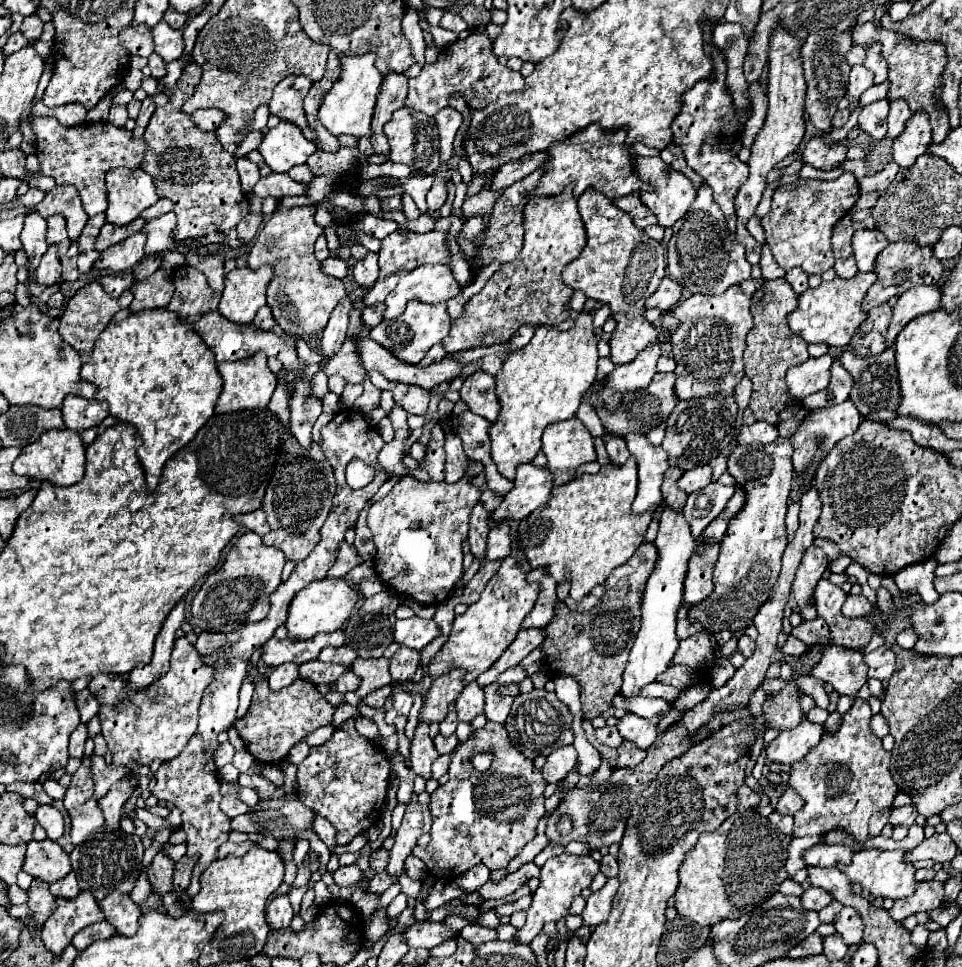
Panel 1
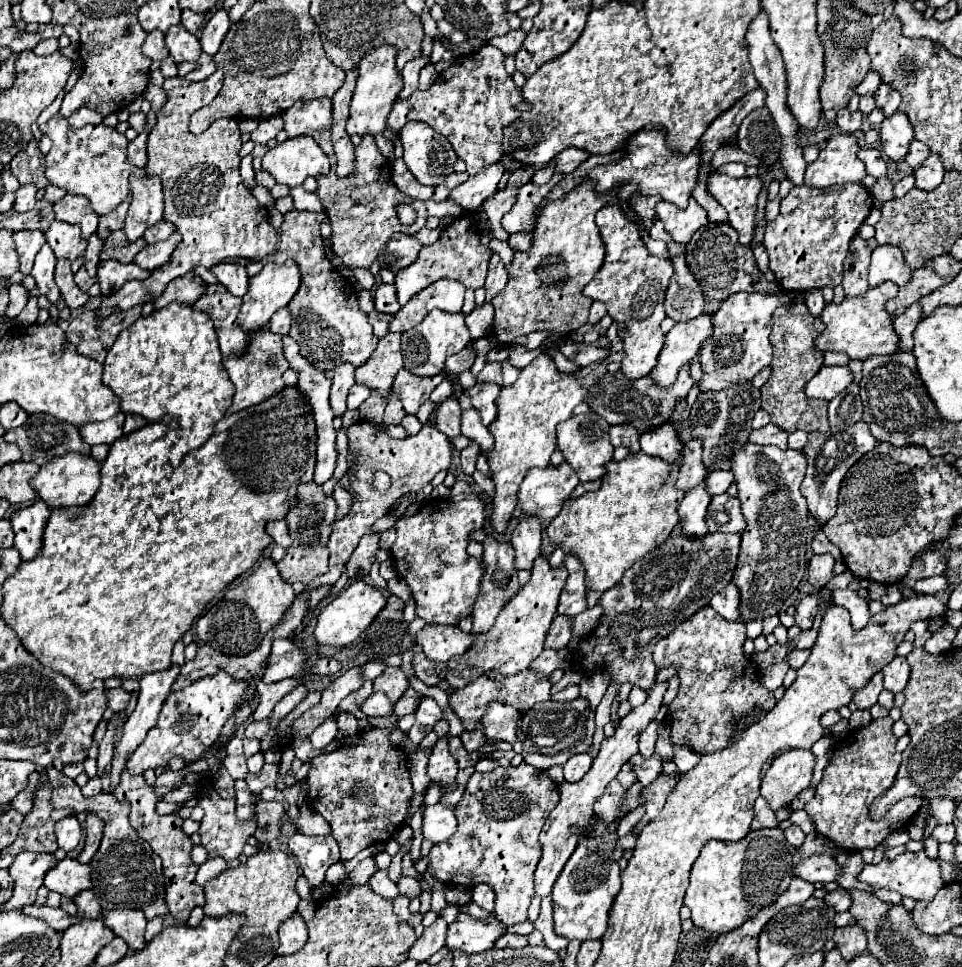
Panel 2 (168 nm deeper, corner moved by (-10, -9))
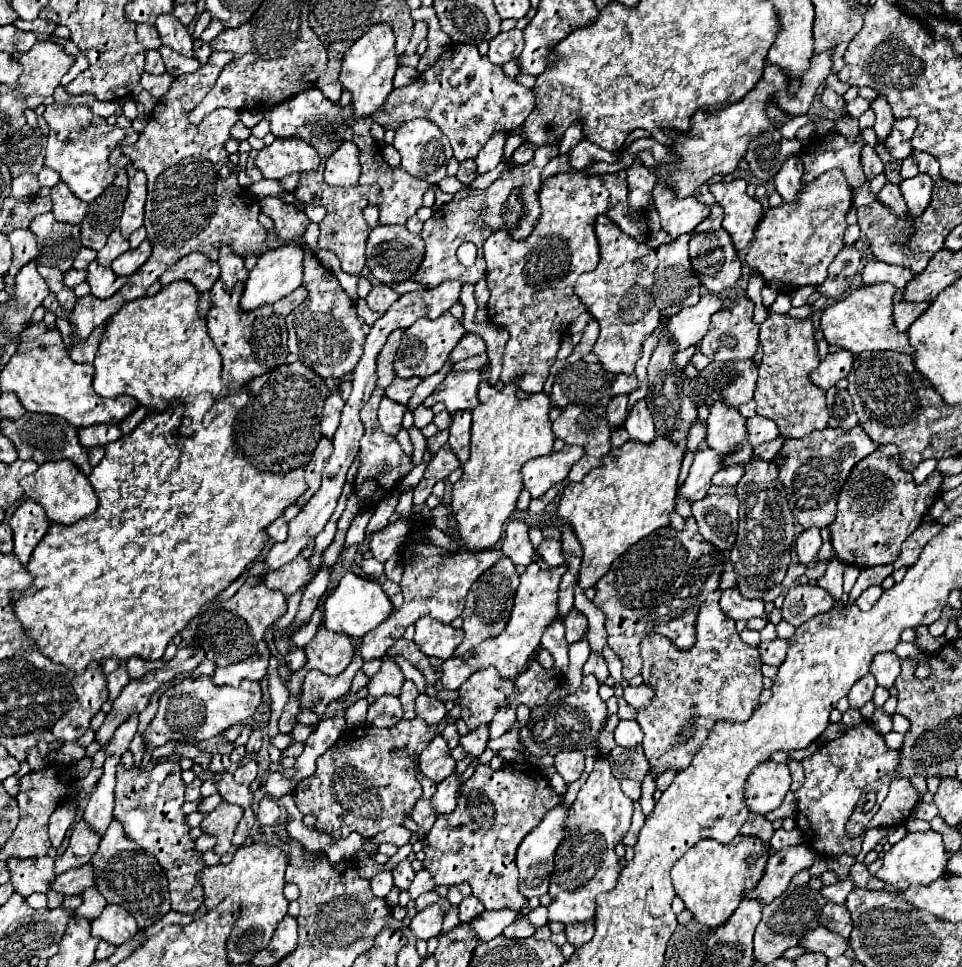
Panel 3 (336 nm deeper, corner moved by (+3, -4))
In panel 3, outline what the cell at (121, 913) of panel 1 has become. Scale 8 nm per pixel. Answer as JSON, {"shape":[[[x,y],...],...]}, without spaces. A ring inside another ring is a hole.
{"shape":[[[107,904],[103,914],[91,922],[91,936],[103,938],[115,946],[131,940],[137,930],[135,918],[117,904]]]}

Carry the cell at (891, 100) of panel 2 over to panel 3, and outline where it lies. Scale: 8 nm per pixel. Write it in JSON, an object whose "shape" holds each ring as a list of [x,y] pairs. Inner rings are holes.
{"shape":[[[879,96],[873,104],[871,104],[877,120],[875,120],[875,126],[873,130],[877,132],[877,142],[879,144],[885,144],[885,136],[889,136],[889,128],[893,126],[893,114],[891,114],[891,108],[887,104],[887,100],[883,96]]]}

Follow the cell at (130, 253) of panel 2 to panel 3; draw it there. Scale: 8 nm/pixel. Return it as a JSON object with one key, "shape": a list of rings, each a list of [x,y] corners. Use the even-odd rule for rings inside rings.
{"shape":[[[115,230],[115,232],[109,236],[107,244],[97,252],[97,262],[99,262],[101,266],[111,266],[111,262],[113,262],[117,256],[121,256],[123,252],[127,252],[127,250],[129,250],[129,242],[121,236],[119,230]]]}

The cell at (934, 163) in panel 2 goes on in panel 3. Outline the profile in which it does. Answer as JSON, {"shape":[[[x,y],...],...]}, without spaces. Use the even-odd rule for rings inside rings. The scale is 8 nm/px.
{"shape":[[[917,174],[913,178],[907,178],[901,182],[899,188],[901,188],[901,194],[905,196],[911,216],[921,216],[921,212],[929,208],[931,190],[933,190],[933,182],[929,174]]]}

